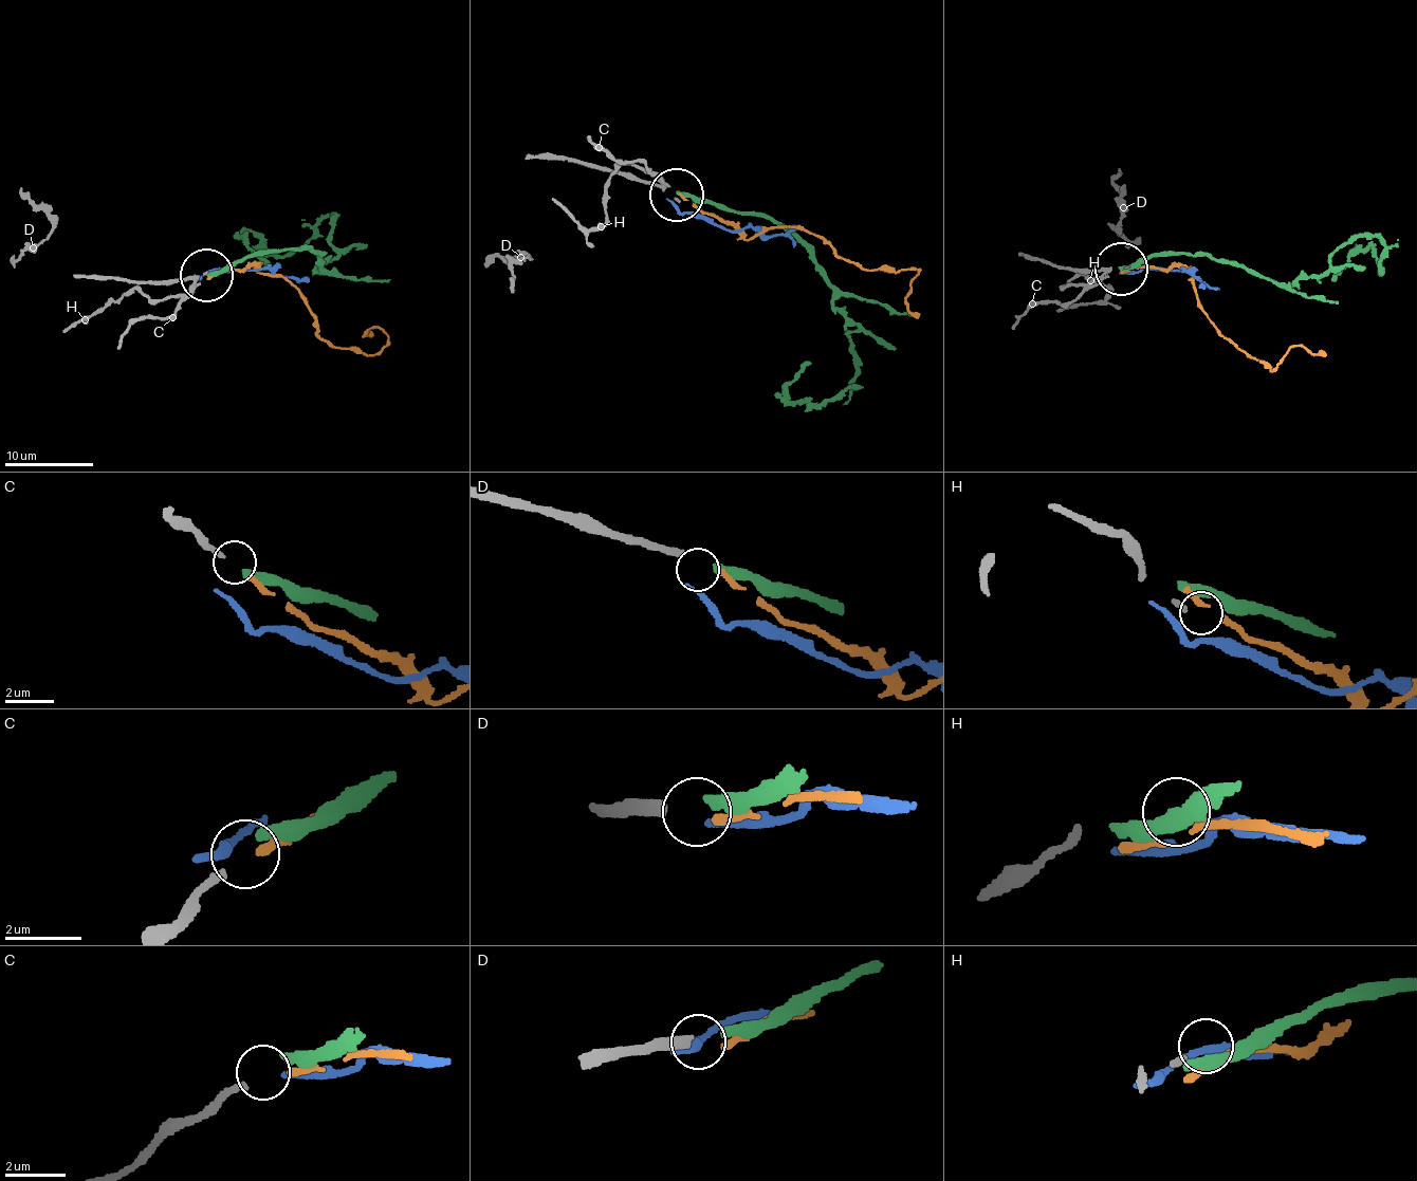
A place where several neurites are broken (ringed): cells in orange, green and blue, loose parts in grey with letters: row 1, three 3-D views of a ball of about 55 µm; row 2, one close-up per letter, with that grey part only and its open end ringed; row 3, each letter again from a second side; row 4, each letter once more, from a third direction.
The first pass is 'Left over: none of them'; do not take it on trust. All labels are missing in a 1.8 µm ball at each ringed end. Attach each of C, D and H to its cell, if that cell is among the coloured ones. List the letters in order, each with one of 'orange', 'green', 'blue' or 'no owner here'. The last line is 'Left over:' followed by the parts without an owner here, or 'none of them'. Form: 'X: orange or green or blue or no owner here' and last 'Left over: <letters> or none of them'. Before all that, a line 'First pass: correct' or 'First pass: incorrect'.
First pass: incorrect
C: orange
D: green
H: no owner here
Left over: H

